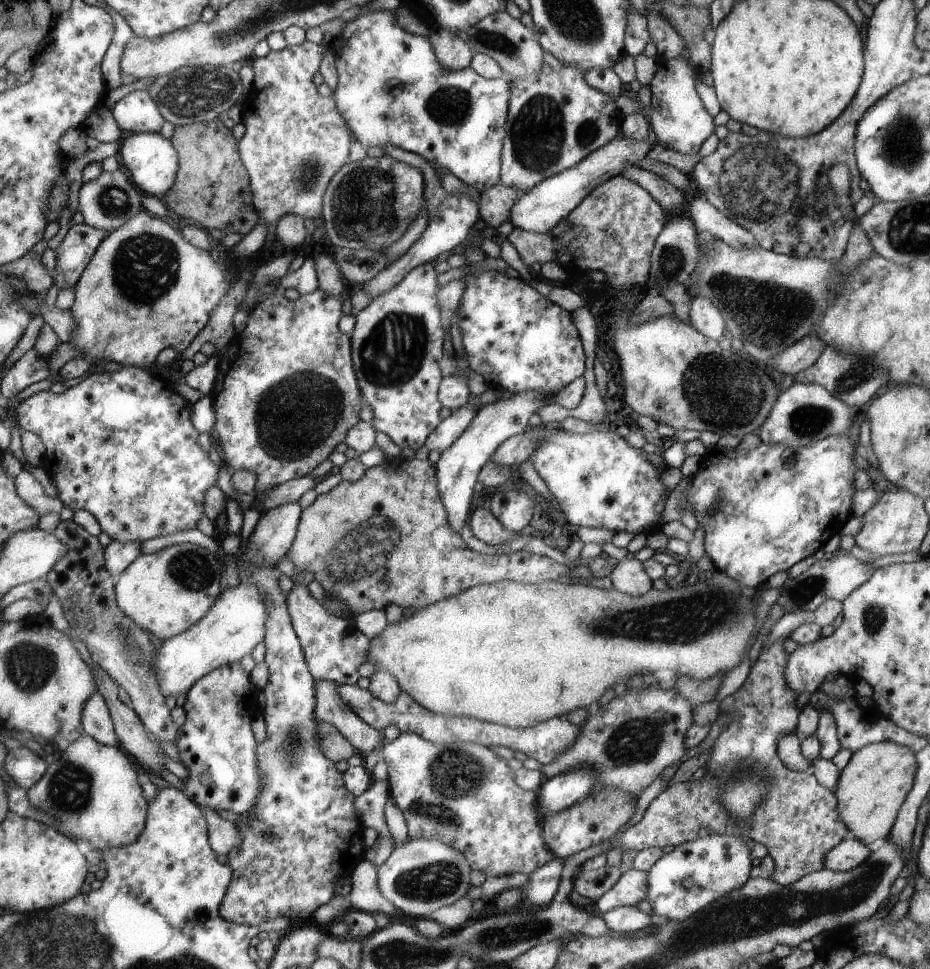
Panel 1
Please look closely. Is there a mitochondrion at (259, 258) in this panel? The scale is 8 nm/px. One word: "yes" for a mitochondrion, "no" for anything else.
no

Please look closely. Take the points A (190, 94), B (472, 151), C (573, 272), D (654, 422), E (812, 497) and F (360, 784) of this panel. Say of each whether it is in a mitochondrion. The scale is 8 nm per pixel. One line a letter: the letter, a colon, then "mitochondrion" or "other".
A: mitochondrion
B: other
C: other
D: other
E: other
F: other

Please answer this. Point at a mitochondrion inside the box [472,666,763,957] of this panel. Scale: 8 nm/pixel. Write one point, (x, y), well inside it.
(636, 740)

